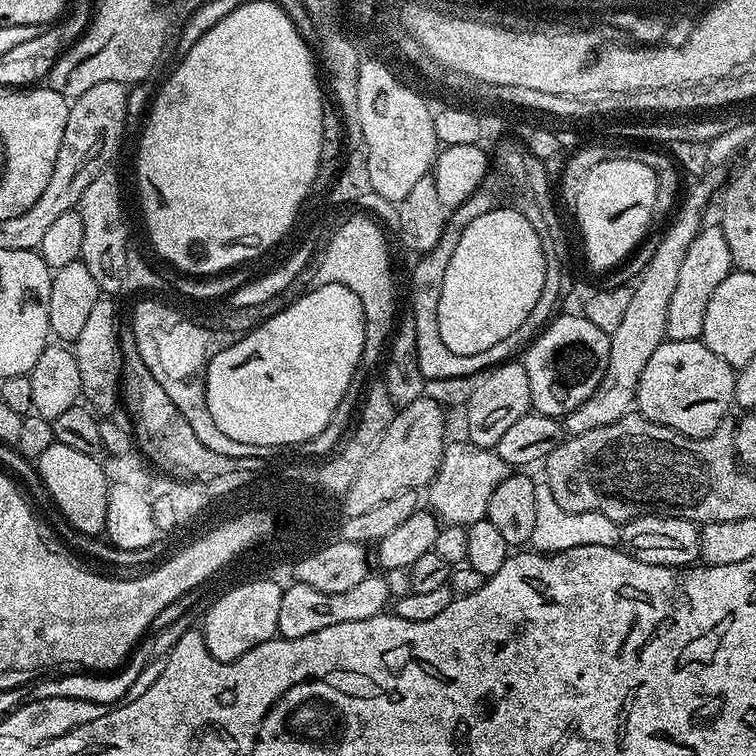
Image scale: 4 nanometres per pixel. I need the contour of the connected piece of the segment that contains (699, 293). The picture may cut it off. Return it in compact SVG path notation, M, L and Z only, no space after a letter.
M719 223L710 224L701 227L694 242L690 242L690 250L686 250L686 258L678 270L678 283L674 286L674 295L670 297L670 310L666 310L666 337L669 340L690 342L703 337L706 306L710 306L714 290L718 290L718 286L722 286L725 278L734 271L730 248L726 246Z

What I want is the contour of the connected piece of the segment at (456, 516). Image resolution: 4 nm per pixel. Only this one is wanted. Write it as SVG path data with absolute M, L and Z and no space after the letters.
M467 442L445 443L436 477L426 489L427 507L444 524L473 524L487 517L490 497L494 495L494 490L498 490L498 482L502 482L508 475L510 465L502 462L493 449L479 448Z

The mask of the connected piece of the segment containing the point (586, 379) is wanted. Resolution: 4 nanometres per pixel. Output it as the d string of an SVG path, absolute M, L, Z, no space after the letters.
M583 314L559 316L528 345L522 363L526 378L530 378L532 411L563 418L578 410L582 402L594 394L598 382L602 382L610 360L612 338L609 333L598 330L598 326L594 326L594 322L587 320Z

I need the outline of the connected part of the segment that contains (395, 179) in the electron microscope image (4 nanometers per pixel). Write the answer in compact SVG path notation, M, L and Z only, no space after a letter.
M365 59L356 72L358 118L362 122L363 147L368 148L366 173L371 191L393 202L404 200L418 178L431 173L438 151L433 109L418 98L415 87L405 84L380 60Z

